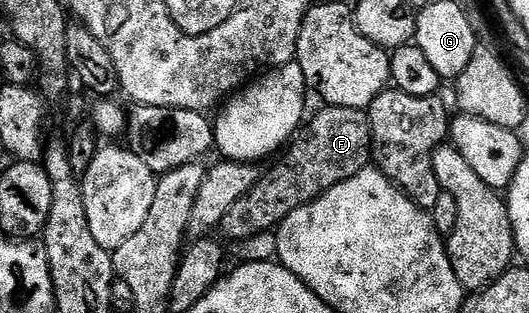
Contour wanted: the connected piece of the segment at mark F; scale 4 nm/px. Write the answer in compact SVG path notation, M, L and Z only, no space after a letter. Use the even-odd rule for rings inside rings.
M325 105L320 109L324 110L318 111L313 118L311 115L307 119L306 125L299 131L295 141L279 155L280 162L274 163L268 171L264 170L259 175L257 183L244 196L230 205L230 210L226 212L225 218L219 224L219 229L224 230L226 237L252 238L255 234L262 233L263 230L273 231L279 227L286 216L290 216L290 212L310 204L318 196L322 196L327 190L334 188L334 184L342 184L342 180L350 180L350 176L358 176L358 172L369 169L370 163L373 161L372 125L367 113L358 108L330 105Z

